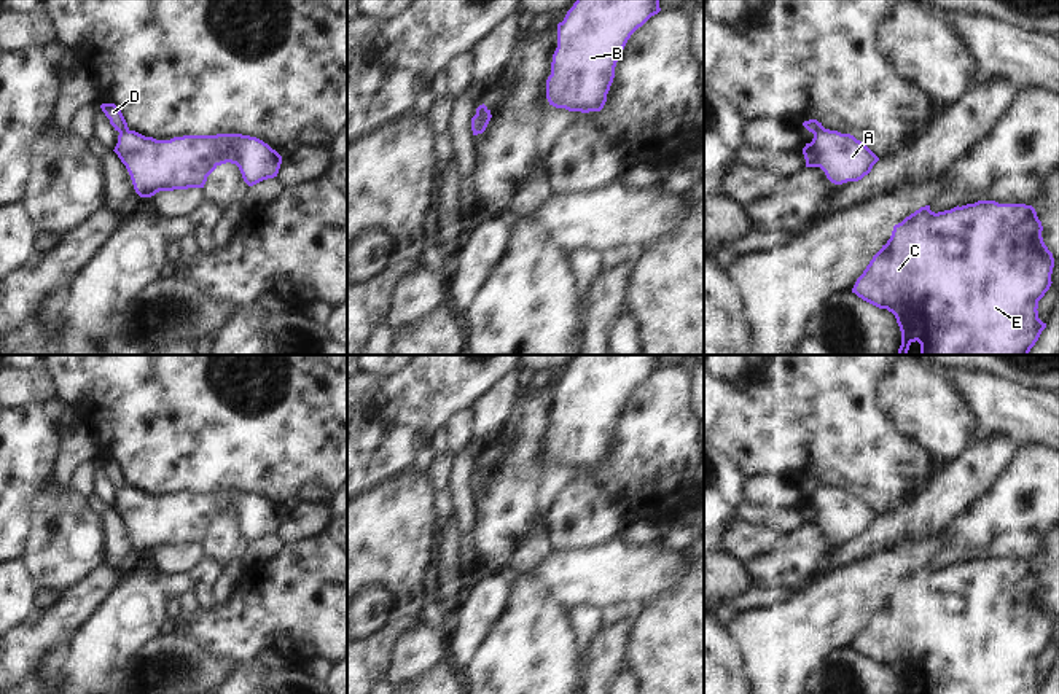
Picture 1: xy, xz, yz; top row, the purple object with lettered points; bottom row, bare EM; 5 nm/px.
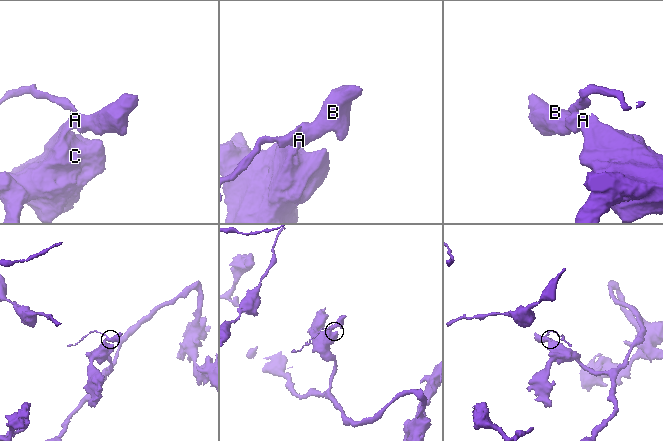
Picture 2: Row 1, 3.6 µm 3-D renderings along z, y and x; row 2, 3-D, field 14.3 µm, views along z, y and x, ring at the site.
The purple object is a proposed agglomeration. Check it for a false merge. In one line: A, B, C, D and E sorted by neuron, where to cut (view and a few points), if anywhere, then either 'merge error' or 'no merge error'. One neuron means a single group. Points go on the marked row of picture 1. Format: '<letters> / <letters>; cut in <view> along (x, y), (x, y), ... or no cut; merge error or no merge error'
A B C E / D; cut in yz along (824, 128), (814, 134); merge error

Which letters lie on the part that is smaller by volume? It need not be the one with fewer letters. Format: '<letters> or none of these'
D

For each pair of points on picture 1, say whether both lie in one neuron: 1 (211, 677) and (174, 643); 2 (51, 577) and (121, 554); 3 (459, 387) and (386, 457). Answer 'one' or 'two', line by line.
1: one
2: two
3: one

